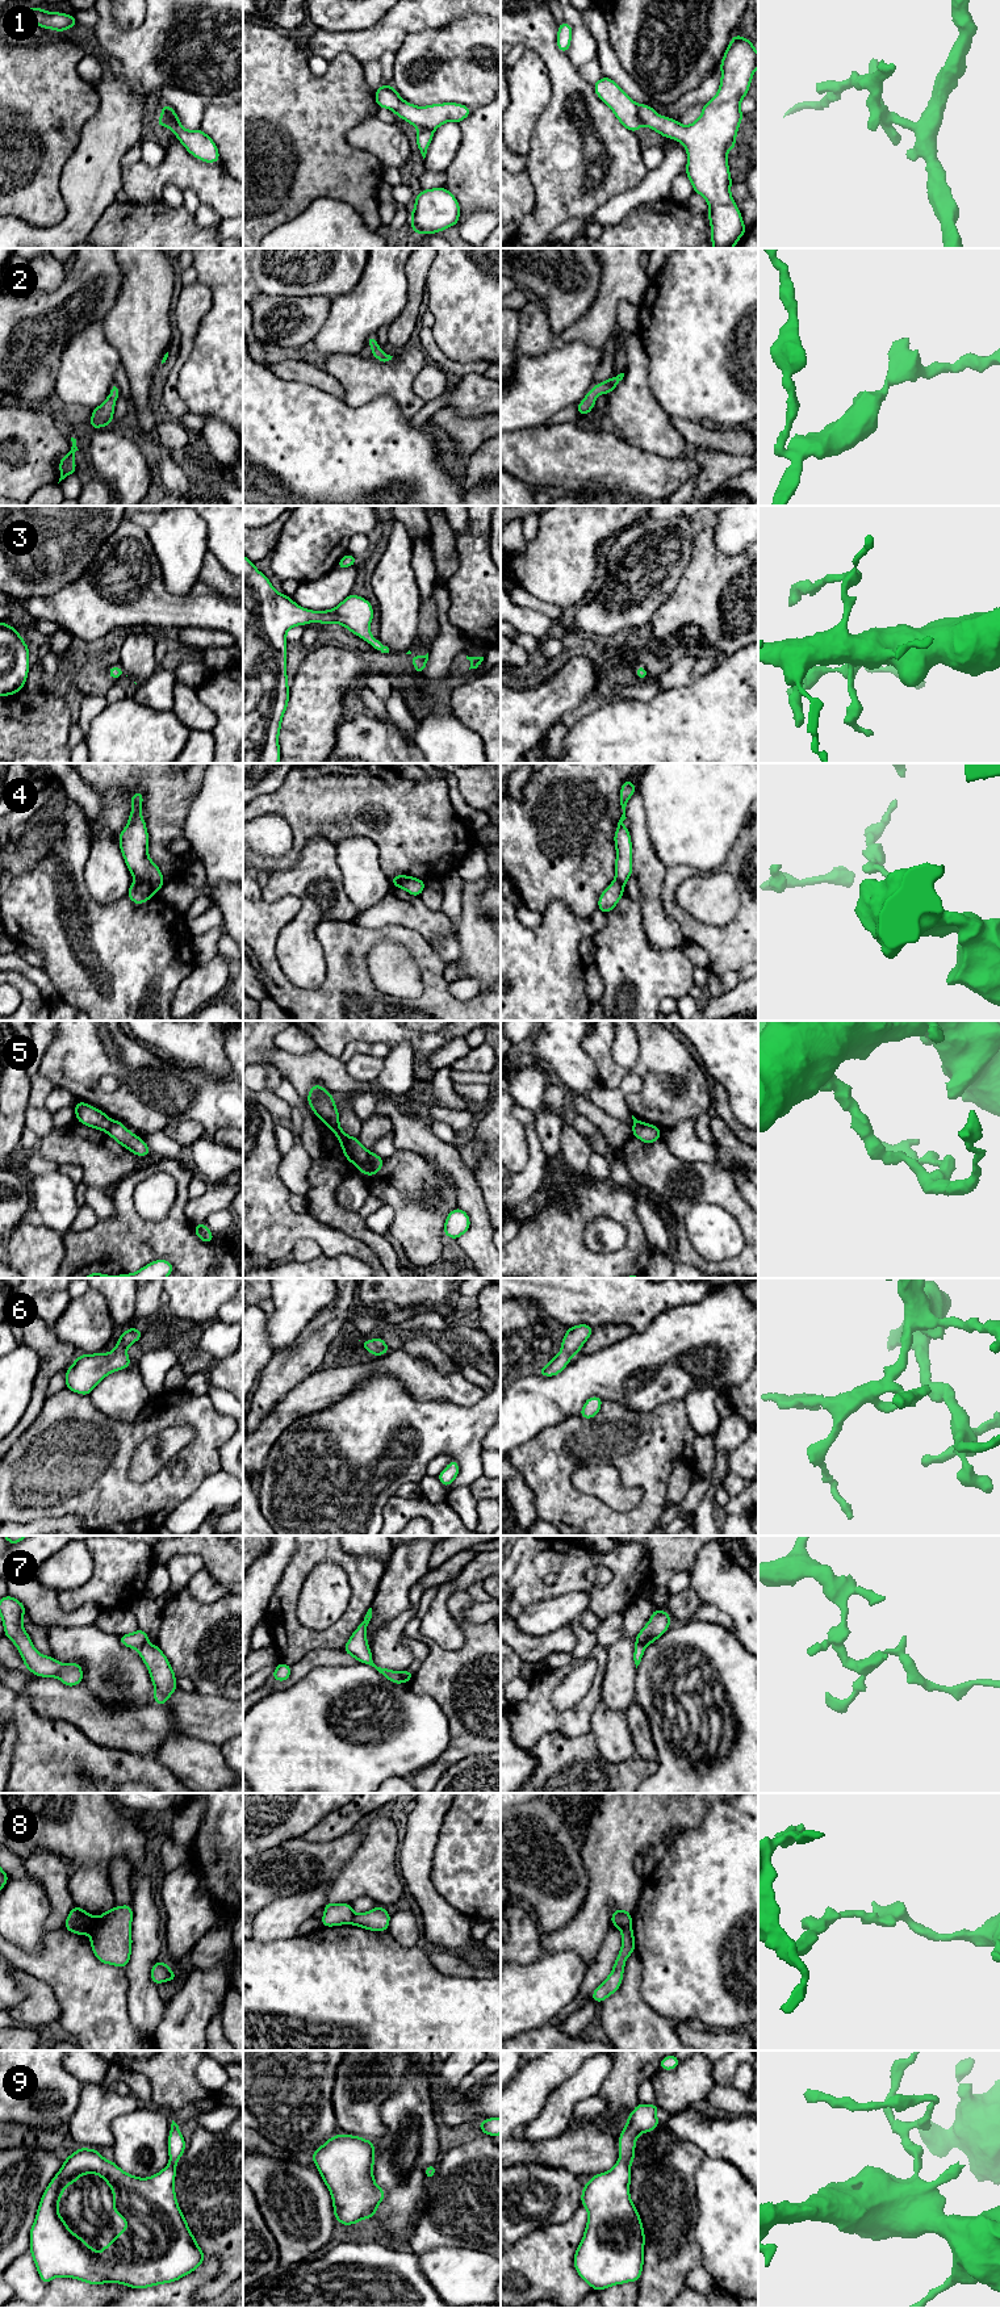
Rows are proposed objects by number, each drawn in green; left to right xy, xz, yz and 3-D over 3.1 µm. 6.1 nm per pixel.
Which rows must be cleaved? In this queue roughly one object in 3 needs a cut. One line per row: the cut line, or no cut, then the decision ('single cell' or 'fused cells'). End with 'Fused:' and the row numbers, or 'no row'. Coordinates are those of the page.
1: cut in yz along (637, 105), (637, 113), (643, 124); fused cells
2: no cut; single cell
3: no cut; single cell
4: cut in xy along (136, 880), (145, 882), (155, 892); fused cells
5: cut in xz along (371, 1152), (359, 1169); fused cells
6: no cut; single cell
7: cut in xz along (400, 1671), (406, 1680); fused cells
8: cut in xz along (355, 1914), (351, 1923); fused cells
9: no cut; single cell
Fused: 1, 4, 5, 7, 8

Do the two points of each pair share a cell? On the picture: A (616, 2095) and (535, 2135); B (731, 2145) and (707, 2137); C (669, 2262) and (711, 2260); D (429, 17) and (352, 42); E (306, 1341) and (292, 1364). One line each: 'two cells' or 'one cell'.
A: two cells
B: one cell
C: two cells
D: one cell
E: one cell

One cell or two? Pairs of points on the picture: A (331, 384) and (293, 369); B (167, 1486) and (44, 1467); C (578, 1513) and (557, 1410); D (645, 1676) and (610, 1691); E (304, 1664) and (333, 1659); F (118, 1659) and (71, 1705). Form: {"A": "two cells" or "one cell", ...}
{"A": "one cell", "B": "one cell", "C": "two cells", "D": "two cells", "E": "one cell", "F": "two cells"}

